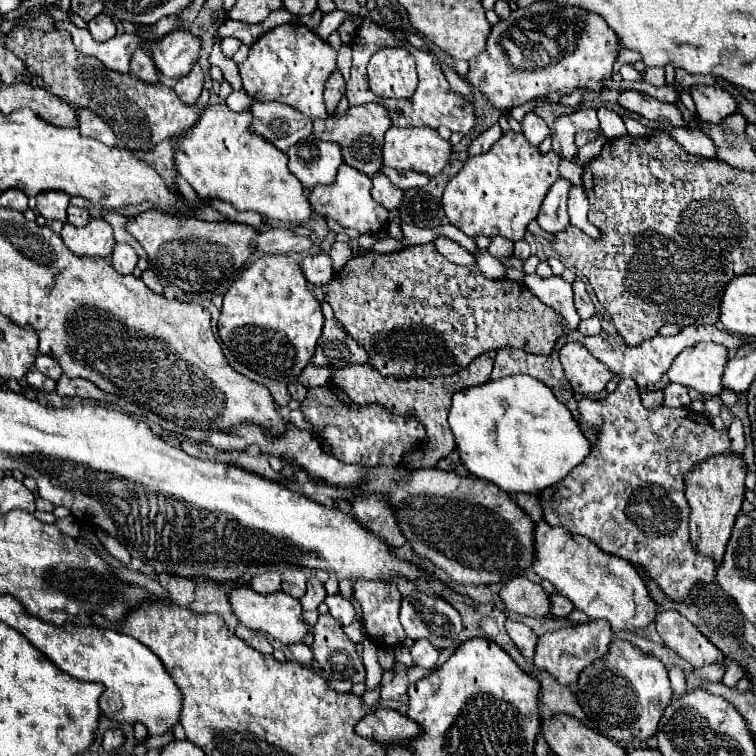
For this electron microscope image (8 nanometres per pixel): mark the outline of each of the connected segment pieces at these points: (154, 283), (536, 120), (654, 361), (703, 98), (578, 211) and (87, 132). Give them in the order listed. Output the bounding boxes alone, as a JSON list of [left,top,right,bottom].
[[141,270,163,294],[521,114,551,146],[565,326,751,388],[691,86,739,124],[569,186,599,238],[75,108,117,146]]

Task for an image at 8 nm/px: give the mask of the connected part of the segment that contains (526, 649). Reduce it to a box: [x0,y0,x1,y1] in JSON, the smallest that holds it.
[505,620,539,662]

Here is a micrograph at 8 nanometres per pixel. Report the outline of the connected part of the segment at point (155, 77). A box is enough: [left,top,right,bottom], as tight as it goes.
[131,50,159,82]

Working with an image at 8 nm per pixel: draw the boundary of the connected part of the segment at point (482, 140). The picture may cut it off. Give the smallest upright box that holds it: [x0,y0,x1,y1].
[467,124,503,156]

